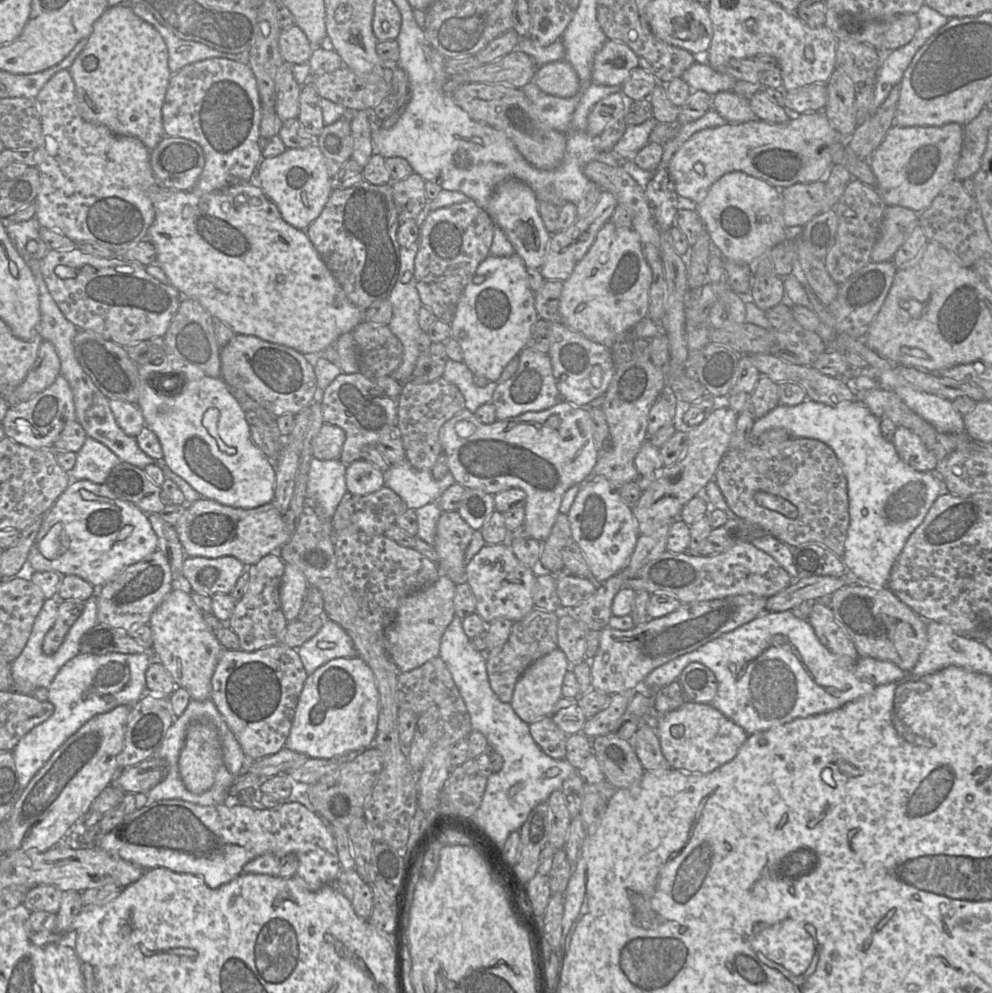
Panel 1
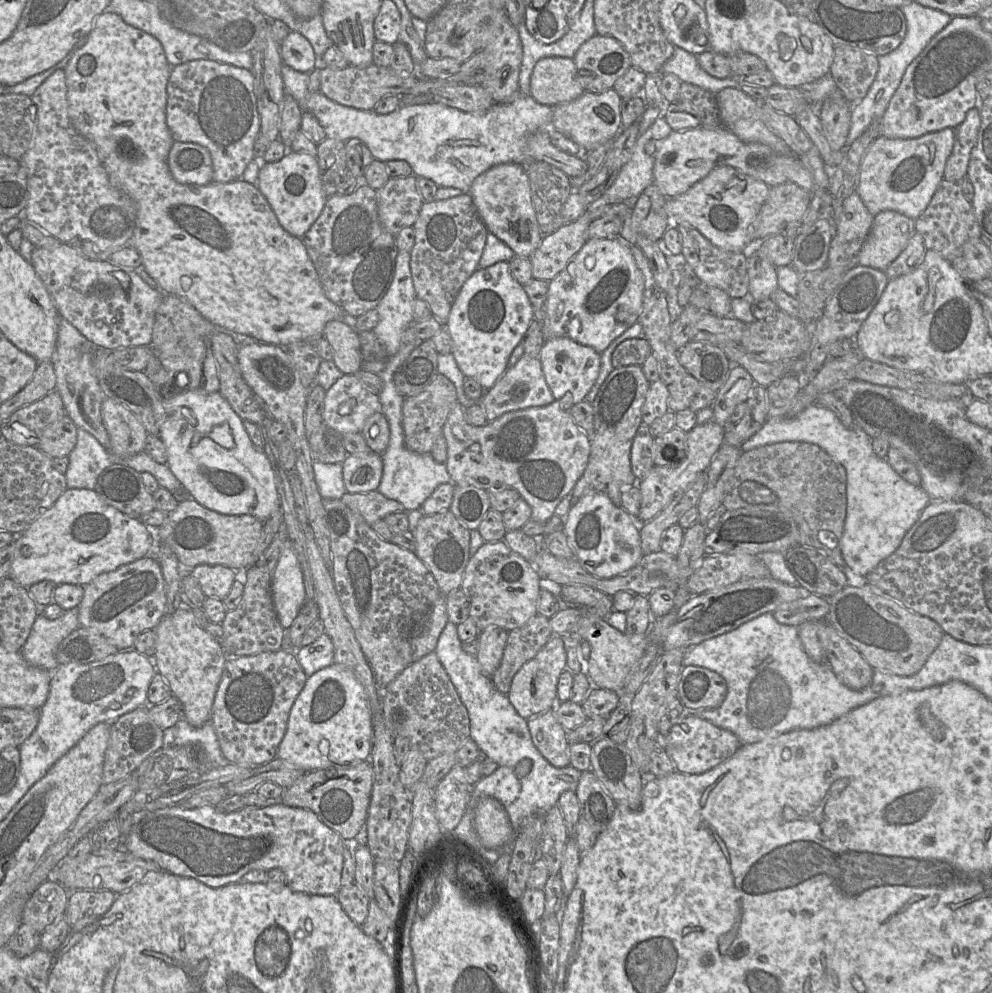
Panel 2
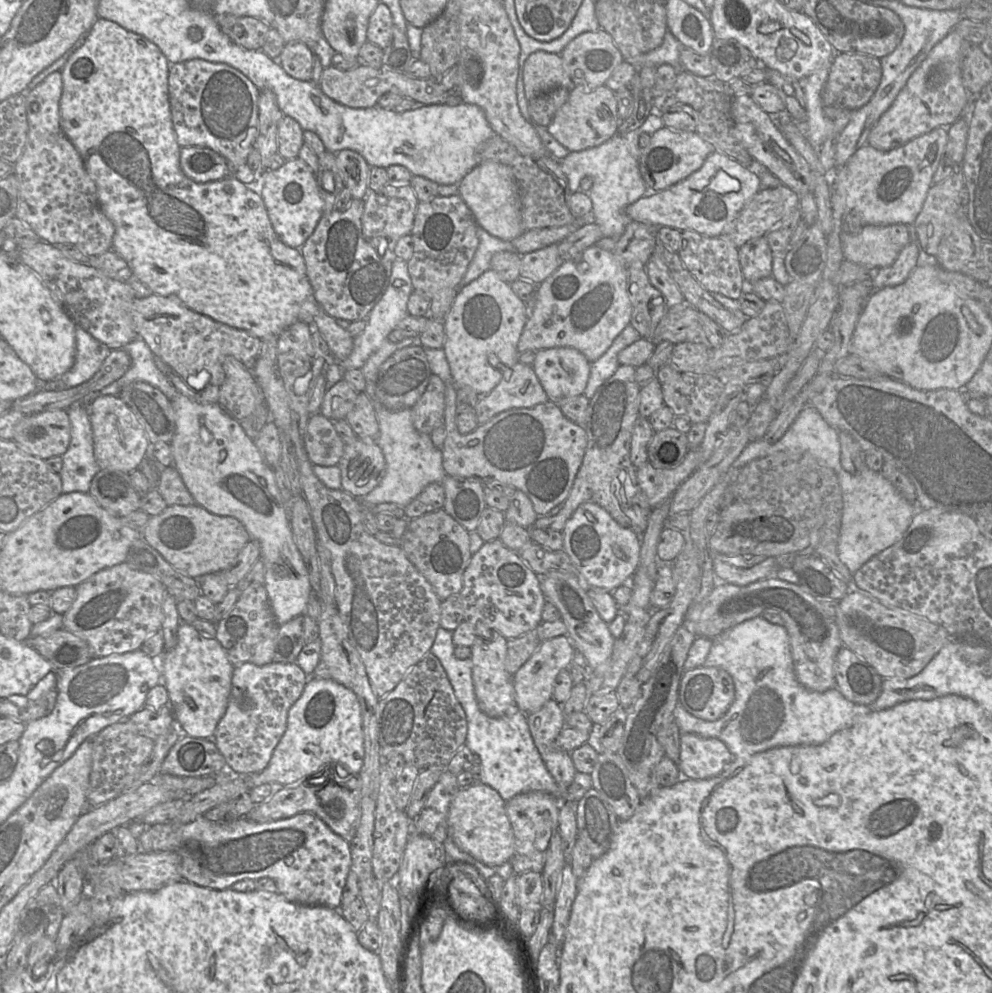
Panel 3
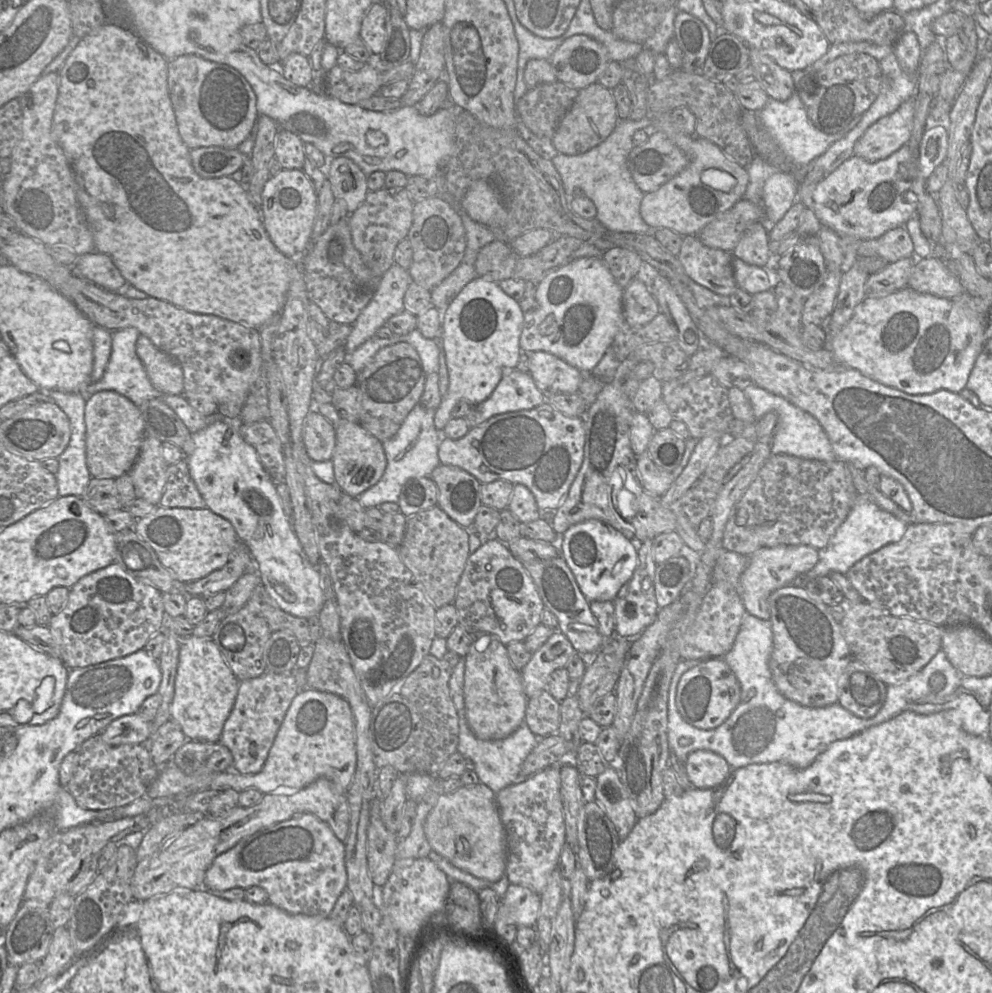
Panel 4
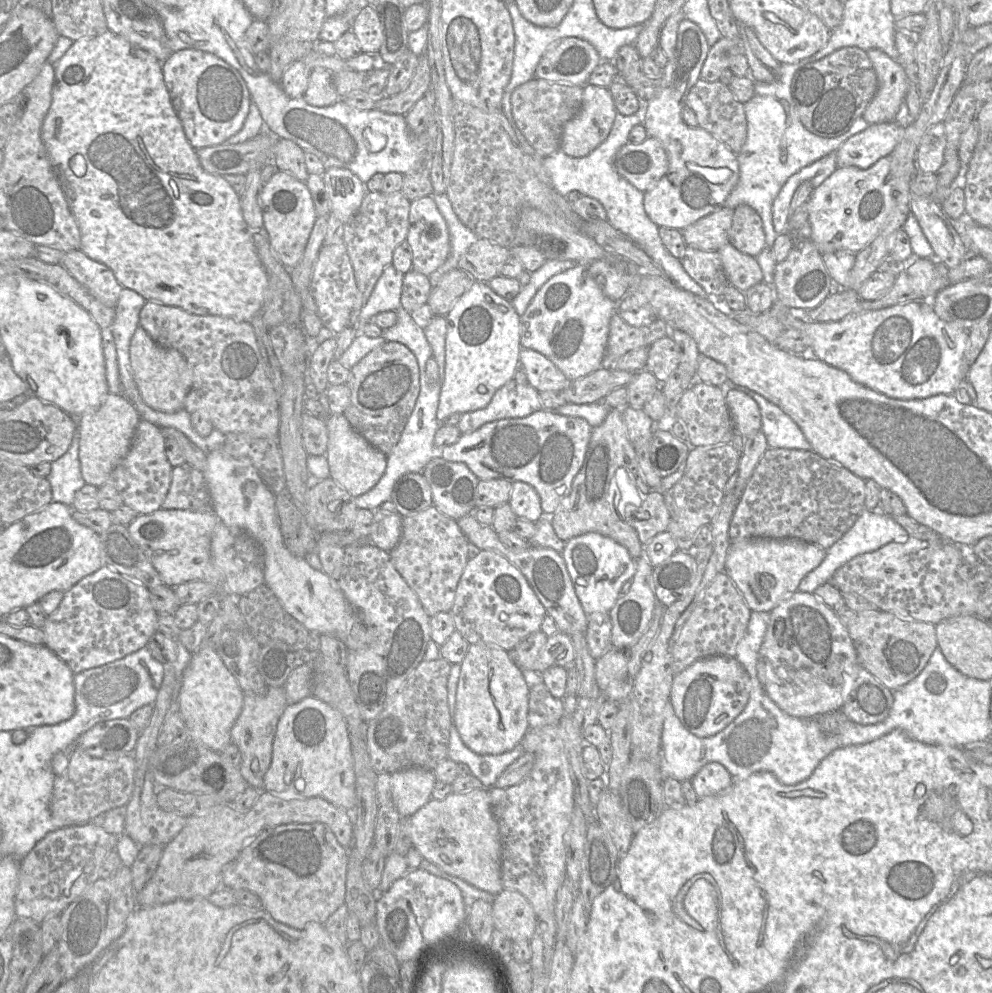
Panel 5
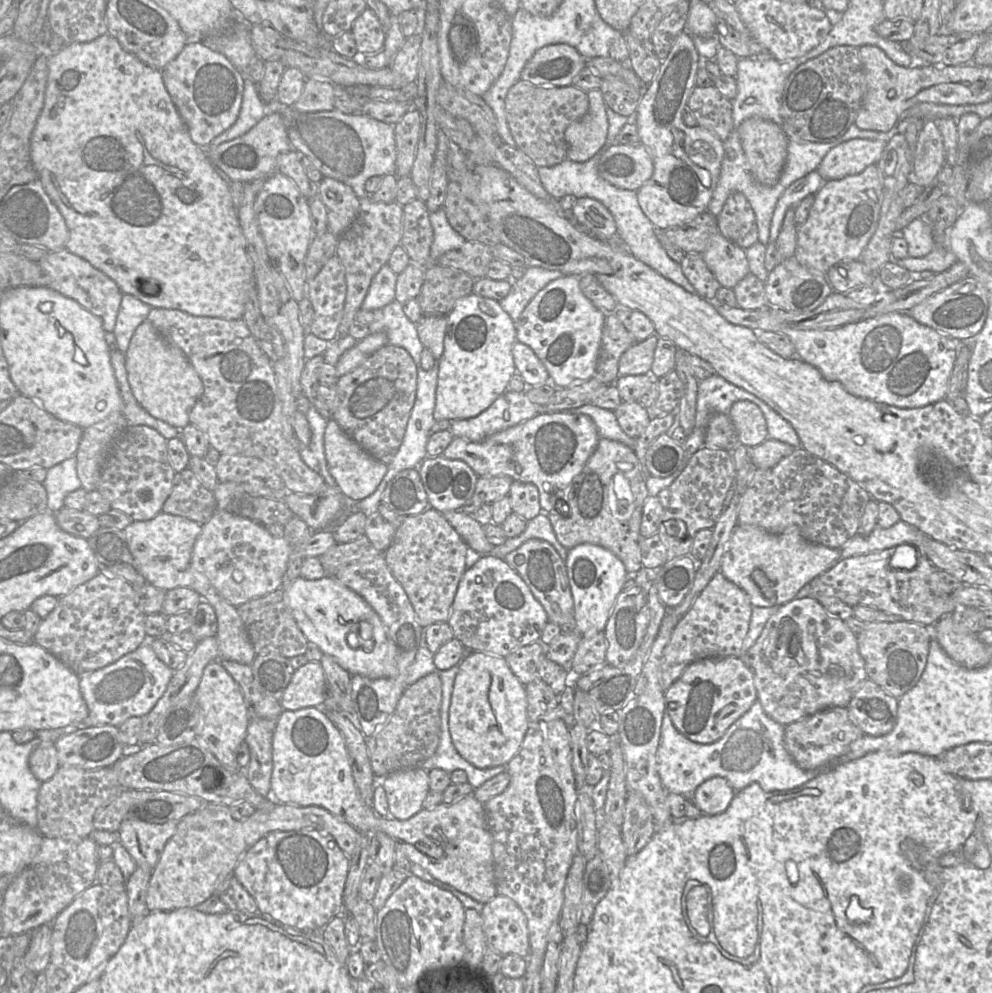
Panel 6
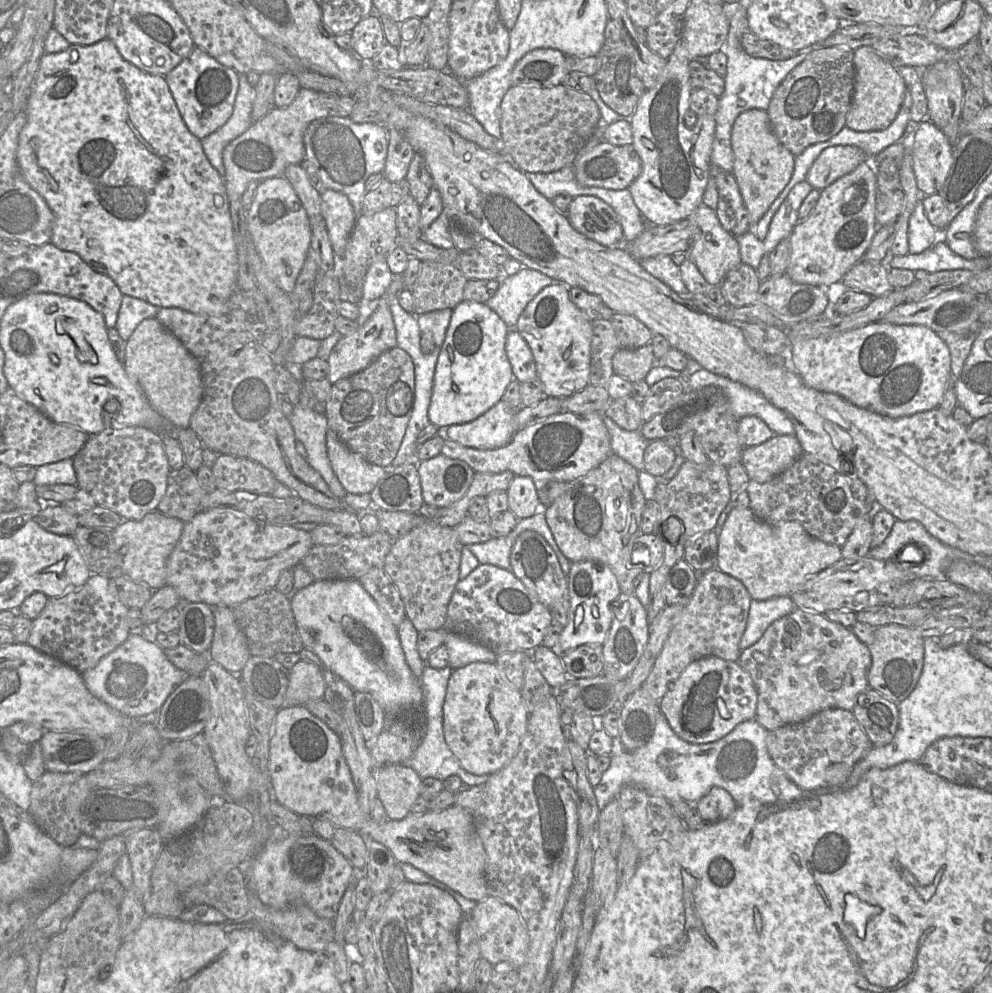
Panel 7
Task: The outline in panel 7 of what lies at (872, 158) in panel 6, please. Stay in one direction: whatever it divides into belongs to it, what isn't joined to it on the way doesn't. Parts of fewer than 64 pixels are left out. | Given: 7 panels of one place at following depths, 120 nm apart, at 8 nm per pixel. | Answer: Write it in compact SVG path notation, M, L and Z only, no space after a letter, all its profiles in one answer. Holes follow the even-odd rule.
M832 146L820 153L810 167L806 180L814 190L822 191L837 179L851 173L867 160L865 153L856 146Z

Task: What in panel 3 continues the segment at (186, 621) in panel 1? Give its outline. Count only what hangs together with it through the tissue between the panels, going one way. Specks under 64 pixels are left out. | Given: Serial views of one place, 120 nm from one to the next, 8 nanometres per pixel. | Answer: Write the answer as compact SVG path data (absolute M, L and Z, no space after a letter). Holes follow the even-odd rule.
M181 622L177 636L177 645L164 651L159 659L169 705L175 721L181 724L188 736L214 740L217 724L227 709L235 666L215 638L204 637L191 624Z

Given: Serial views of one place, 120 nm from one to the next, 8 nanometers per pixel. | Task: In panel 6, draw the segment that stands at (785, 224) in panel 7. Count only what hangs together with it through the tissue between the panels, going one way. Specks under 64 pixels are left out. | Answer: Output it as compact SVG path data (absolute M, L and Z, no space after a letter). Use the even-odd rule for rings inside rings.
M814 170L794 181L785 189L774 209L770 226L769 242L775 242L777 240L787 210L797 207L806 196L811 194L815 195L823 182L823 178L817 170Z

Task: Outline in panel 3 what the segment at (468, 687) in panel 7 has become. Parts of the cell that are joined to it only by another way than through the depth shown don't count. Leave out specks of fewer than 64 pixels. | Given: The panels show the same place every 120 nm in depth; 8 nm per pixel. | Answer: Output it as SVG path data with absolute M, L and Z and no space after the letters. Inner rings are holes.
M492 630L489 638L476 637L471 647L475 696L480 710L490 717L501 717L517 707L513 676L506 670L506 654L507 639L496 630Z

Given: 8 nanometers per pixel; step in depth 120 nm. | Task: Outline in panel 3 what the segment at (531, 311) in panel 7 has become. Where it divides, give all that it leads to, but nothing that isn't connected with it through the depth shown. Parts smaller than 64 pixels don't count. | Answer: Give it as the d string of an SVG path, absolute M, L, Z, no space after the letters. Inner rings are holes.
M593 245L564 260L555 272L537 285L536 305L528 316L517 349L520 354L526 350L571 347L592 363L630 325L631 314L627 265L612 251Z

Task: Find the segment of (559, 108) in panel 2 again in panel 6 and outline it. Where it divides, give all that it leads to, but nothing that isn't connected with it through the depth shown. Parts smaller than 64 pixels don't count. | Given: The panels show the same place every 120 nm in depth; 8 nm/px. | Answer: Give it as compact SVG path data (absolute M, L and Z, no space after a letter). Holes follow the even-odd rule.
M593 89L587 94L588 112L565 130L567 158L576 162L588 161L596 155L605 146L608 135L607 105L601 90Z

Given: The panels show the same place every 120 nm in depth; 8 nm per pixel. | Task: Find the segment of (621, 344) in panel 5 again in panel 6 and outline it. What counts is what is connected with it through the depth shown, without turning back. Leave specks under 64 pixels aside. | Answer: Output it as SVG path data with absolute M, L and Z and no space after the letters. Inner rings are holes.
M607 313L593 377L603 384L614 384L619 377L618 363L621 355L636 342L634 336L625 328L616 314Z

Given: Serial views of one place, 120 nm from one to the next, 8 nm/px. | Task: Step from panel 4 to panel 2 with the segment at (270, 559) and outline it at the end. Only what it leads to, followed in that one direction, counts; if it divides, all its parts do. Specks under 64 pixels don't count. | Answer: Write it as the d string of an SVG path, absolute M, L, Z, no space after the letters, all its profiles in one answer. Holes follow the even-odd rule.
M172 386L172 388L169 389L169 392L172 394L169 396L164 396L164 398L157 392L158 420L156 421L156 424L158 428L158 437L162 440L165 446L167 452L166 464L168 465L169 469L182 484L188 497L191 497L202 506L225 515L252 515L262 522L265 522L273 511L280 509L280 499L275 484L275 474L273 471L273 466L266 454L262 449L257 448L250 440L249 435L244 428L243 419L236 414L220 392L206 394L189 389L176 390L176 388L177 387ZM289 540L272 574L272 596L278 620L288 629L306 601L302 570Z

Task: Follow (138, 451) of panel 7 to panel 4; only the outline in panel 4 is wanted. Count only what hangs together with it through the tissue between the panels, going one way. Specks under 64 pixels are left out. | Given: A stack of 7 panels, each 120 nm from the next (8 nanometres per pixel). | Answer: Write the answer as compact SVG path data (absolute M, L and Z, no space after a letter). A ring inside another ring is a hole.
M146 435L139 456L127 473L132 479L136 498L159 505L163 495L168 464L162 456L162 442Z

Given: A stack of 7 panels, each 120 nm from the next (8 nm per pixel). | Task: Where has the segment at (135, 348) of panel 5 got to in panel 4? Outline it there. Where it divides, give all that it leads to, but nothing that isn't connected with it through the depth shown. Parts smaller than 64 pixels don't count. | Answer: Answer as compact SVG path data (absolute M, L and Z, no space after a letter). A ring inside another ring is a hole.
M142 334L136 342L136 353L155 389L170 395L183 393L183 370L177 360L158 349Z

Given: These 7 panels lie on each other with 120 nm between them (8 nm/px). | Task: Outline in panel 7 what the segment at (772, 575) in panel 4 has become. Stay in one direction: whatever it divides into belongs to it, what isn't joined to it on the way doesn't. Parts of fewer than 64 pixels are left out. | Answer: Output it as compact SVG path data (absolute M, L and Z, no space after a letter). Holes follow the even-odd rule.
M735 506L719 530L717 566L738 579L754 600L789 596L806 578L842 558L841 547L810 536L798 521L770 524Z

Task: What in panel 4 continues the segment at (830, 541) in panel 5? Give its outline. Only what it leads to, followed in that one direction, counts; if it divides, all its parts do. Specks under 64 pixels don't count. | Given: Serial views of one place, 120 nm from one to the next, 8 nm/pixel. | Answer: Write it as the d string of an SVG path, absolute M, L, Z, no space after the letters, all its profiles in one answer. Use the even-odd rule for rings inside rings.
M787 454L771 455L733 507L723 534L723 548L743 555L779 545L809 545L823 550L847 518L857 495L848 465L842 460L824 462Z

